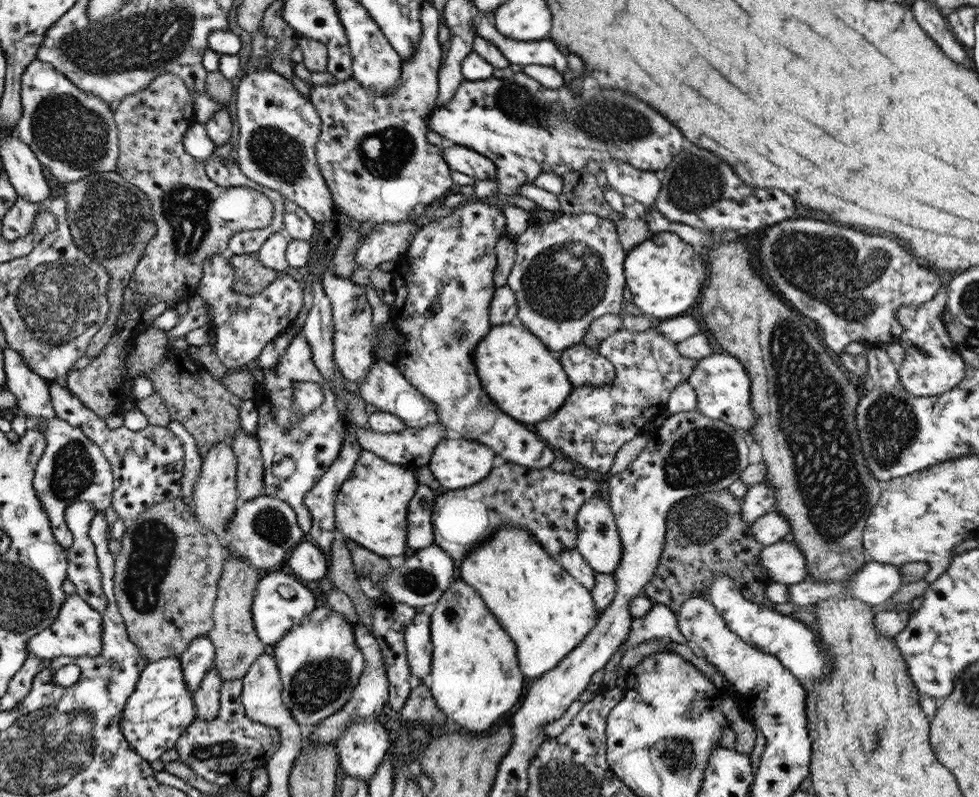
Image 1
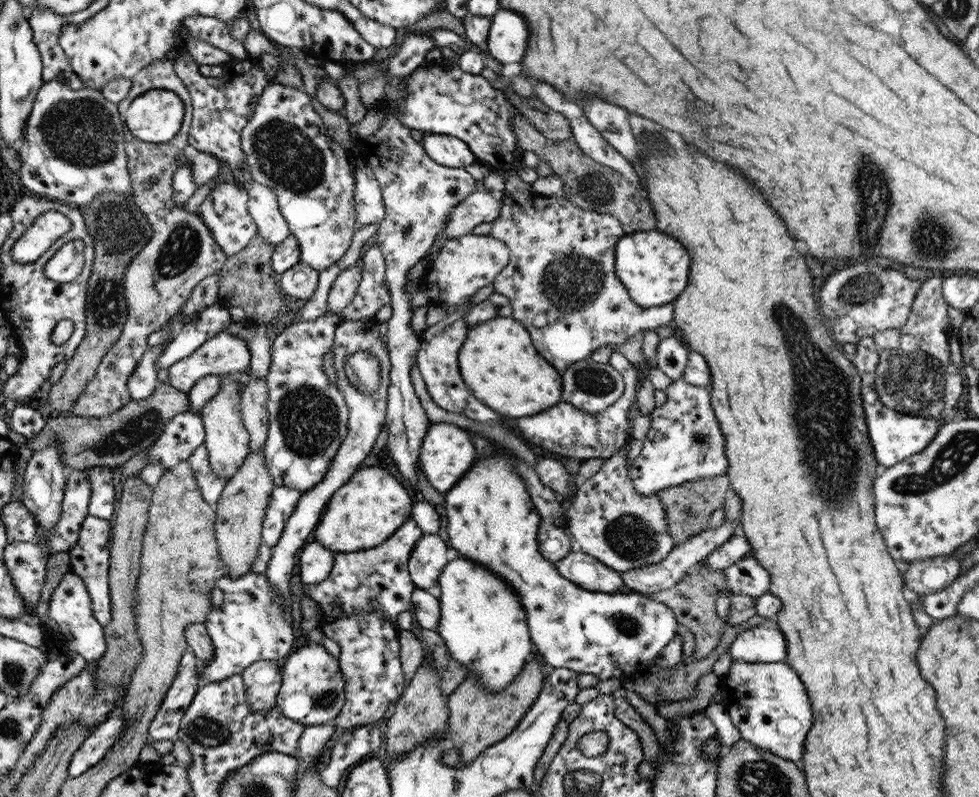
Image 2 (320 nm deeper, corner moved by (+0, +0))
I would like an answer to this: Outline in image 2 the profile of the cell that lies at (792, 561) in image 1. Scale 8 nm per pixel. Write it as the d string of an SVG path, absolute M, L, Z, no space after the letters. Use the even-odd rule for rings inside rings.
M752 556L735 562L723 571L725 586L732 595L747 595L757 599L768 593L771 576Z

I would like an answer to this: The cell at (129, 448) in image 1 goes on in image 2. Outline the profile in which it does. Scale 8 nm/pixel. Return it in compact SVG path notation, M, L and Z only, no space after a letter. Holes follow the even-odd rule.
M189 410L177 414L167 422L155 443L147 449L147 464L162 464L168 472L205 442L205 428L198 414Z

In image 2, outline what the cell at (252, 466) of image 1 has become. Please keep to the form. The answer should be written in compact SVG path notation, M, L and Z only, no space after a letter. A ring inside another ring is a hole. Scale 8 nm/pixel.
M252 377L241 393L241 408L244 425L251 436L253 451L262 451L267 442L268 423L268 385L265 377Z

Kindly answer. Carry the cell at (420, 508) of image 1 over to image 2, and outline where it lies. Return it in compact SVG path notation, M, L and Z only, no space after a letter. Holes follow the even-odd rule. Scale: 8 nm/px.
M409 517L404 526L382 542L376 548L351 552L337 553L333 560L330 574L318 584L303 583L303 590L322 611L320 631L324 637L332 639L340 645L340 669L346 678L346 703L340 718L334 726L338 728L355 729L367 725L380 725L383 722L384 712L402 696L405 689L404 672L400 660L400 642L398 642L399 625L398 615L413 611L412 594L416 588L408 572L408 559L414 545L425 533Z

